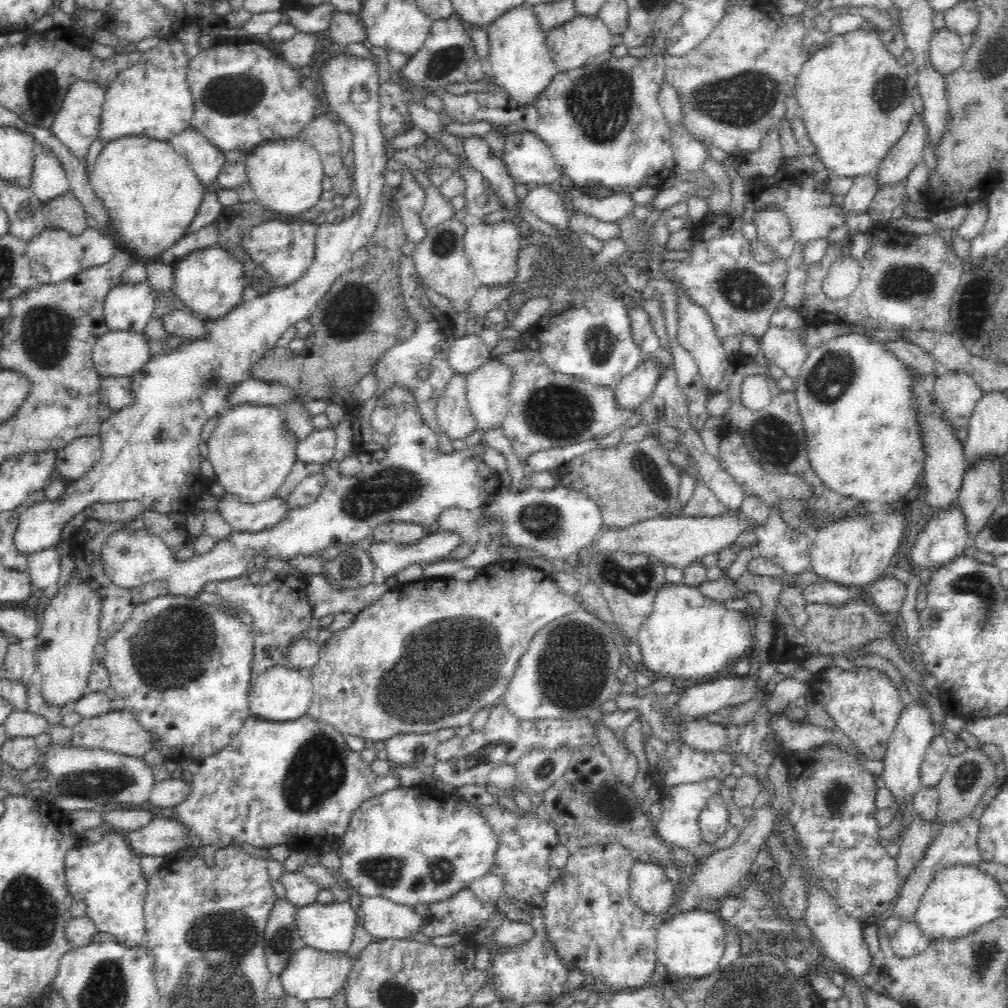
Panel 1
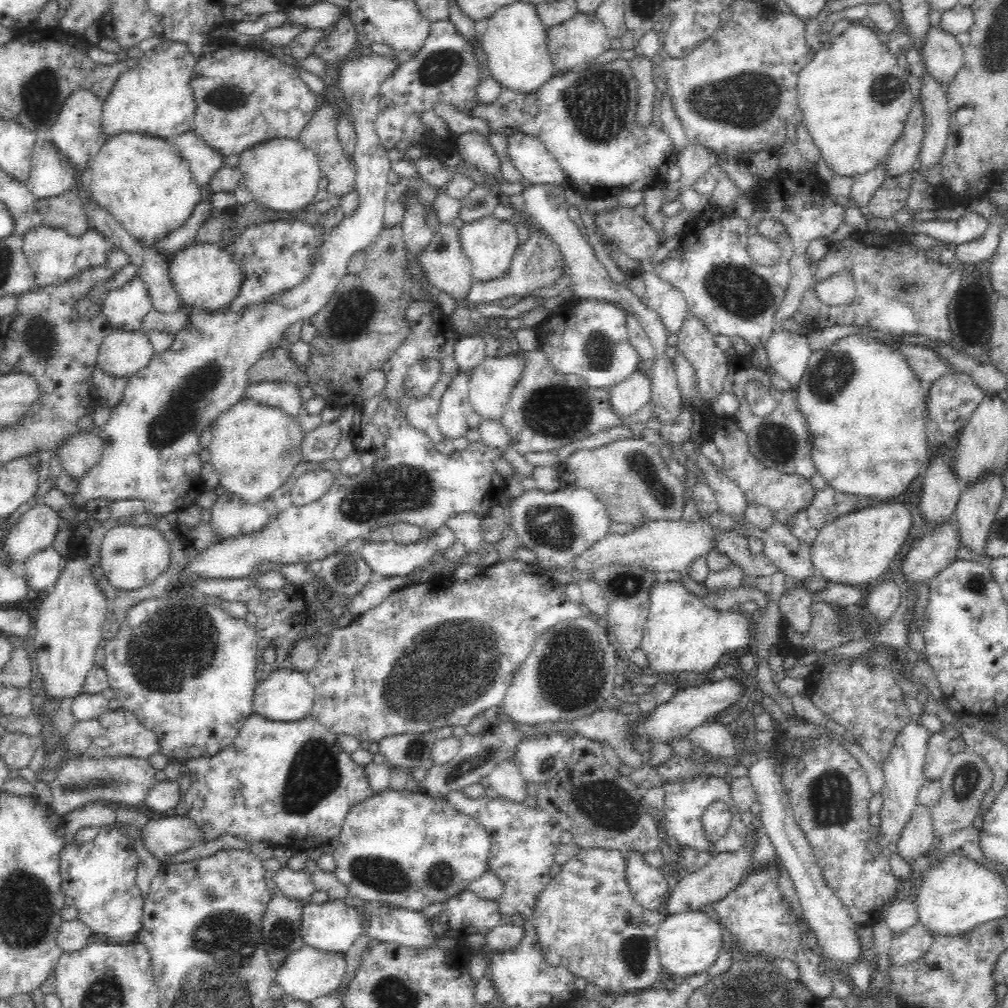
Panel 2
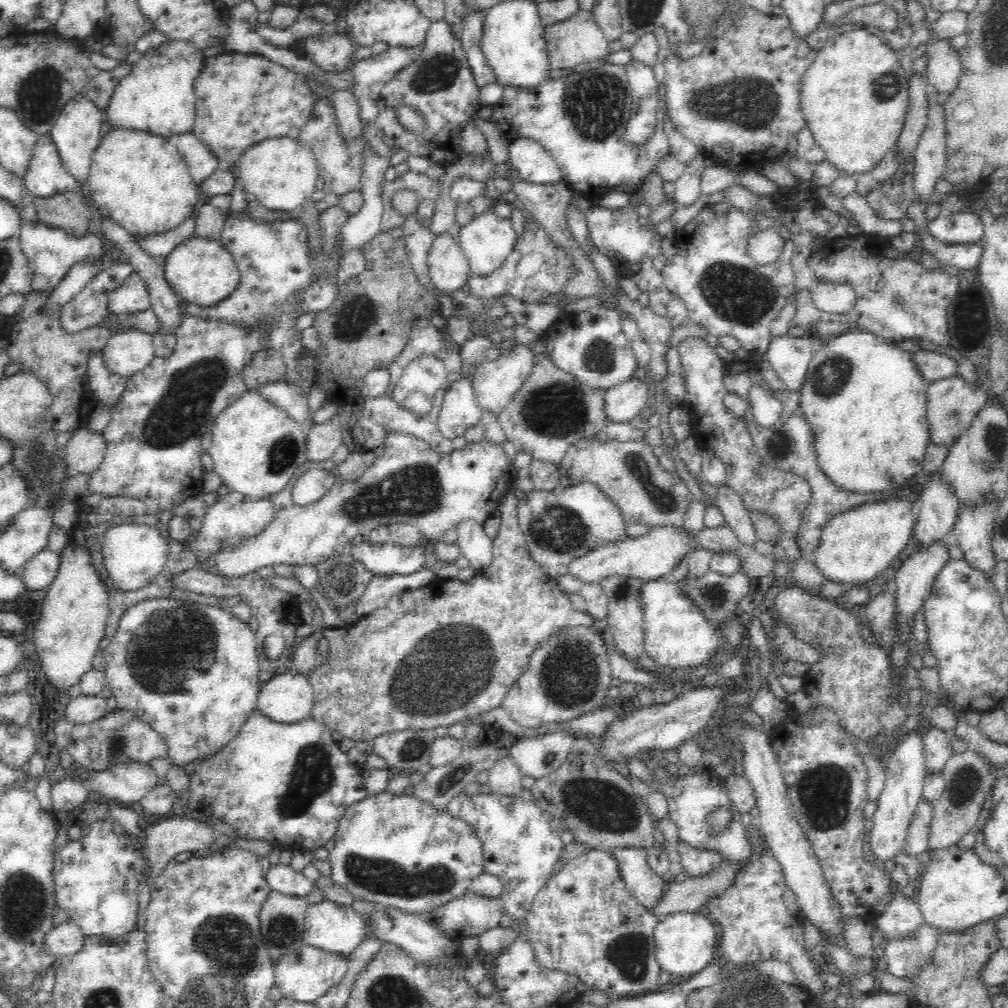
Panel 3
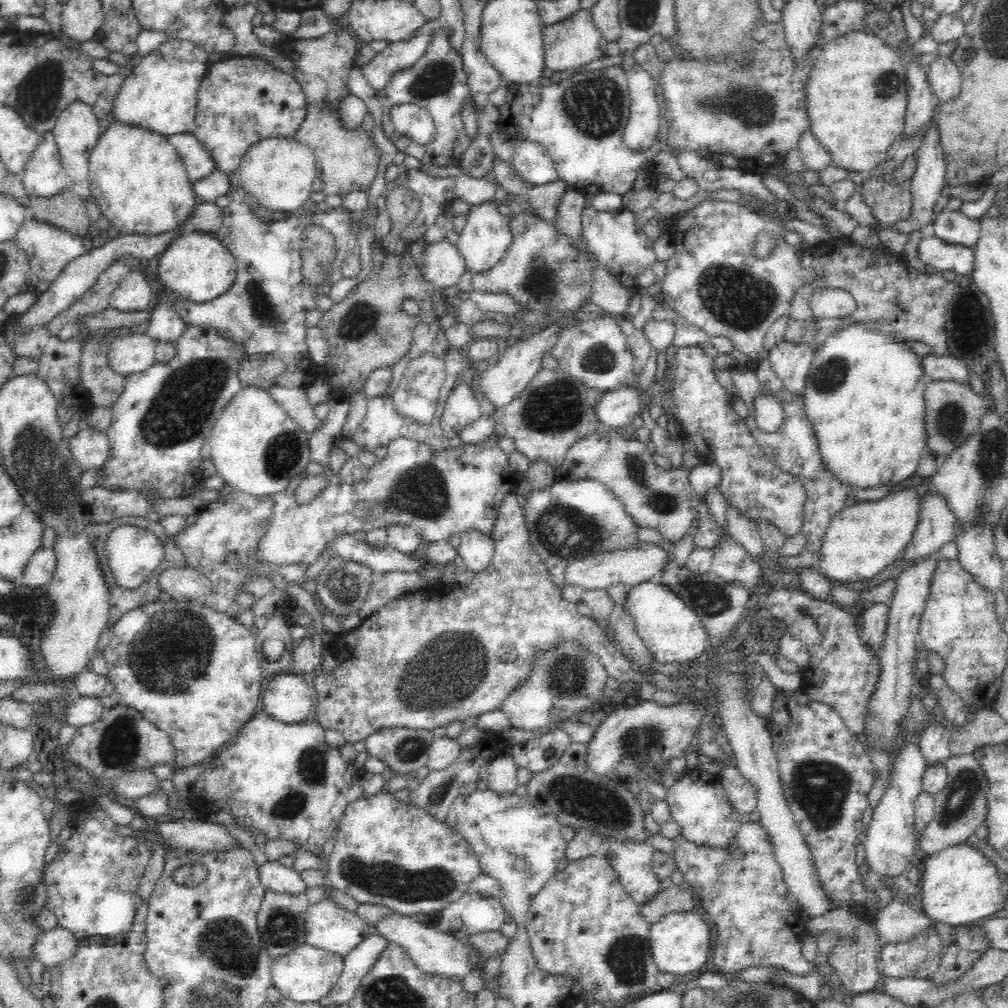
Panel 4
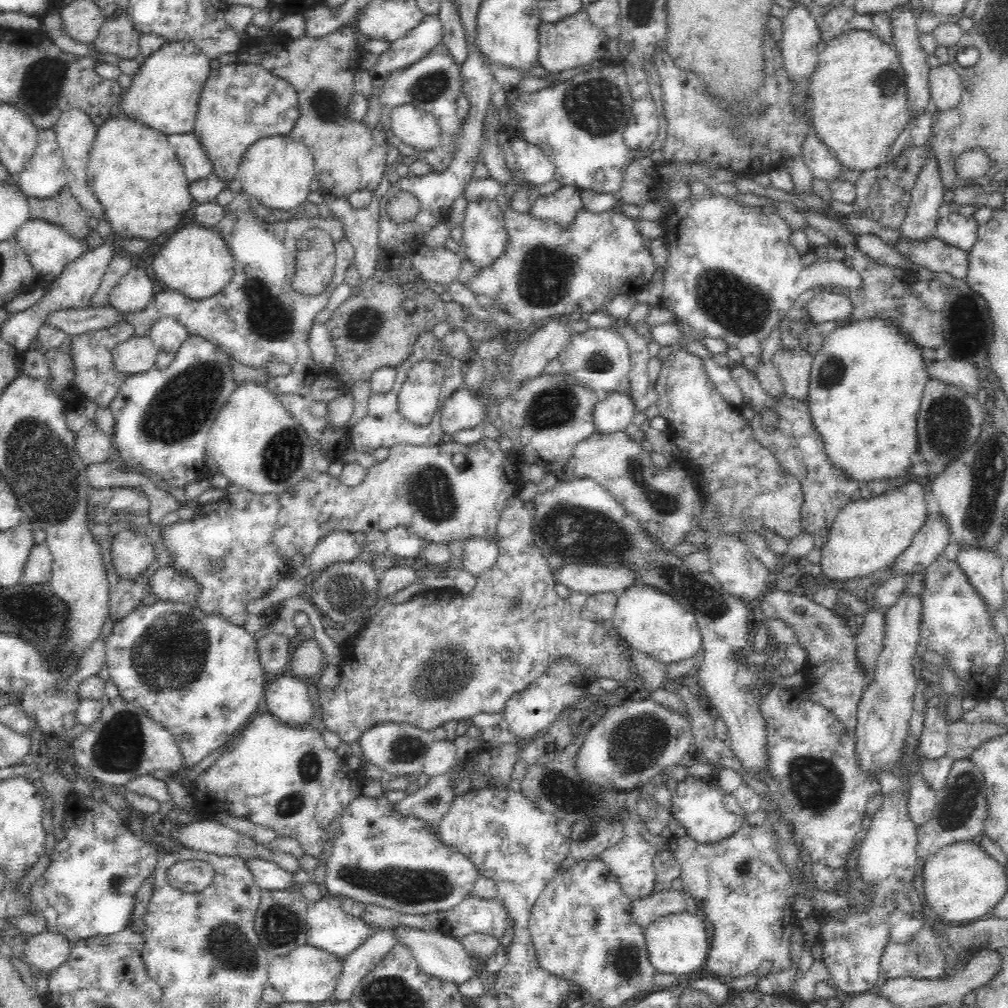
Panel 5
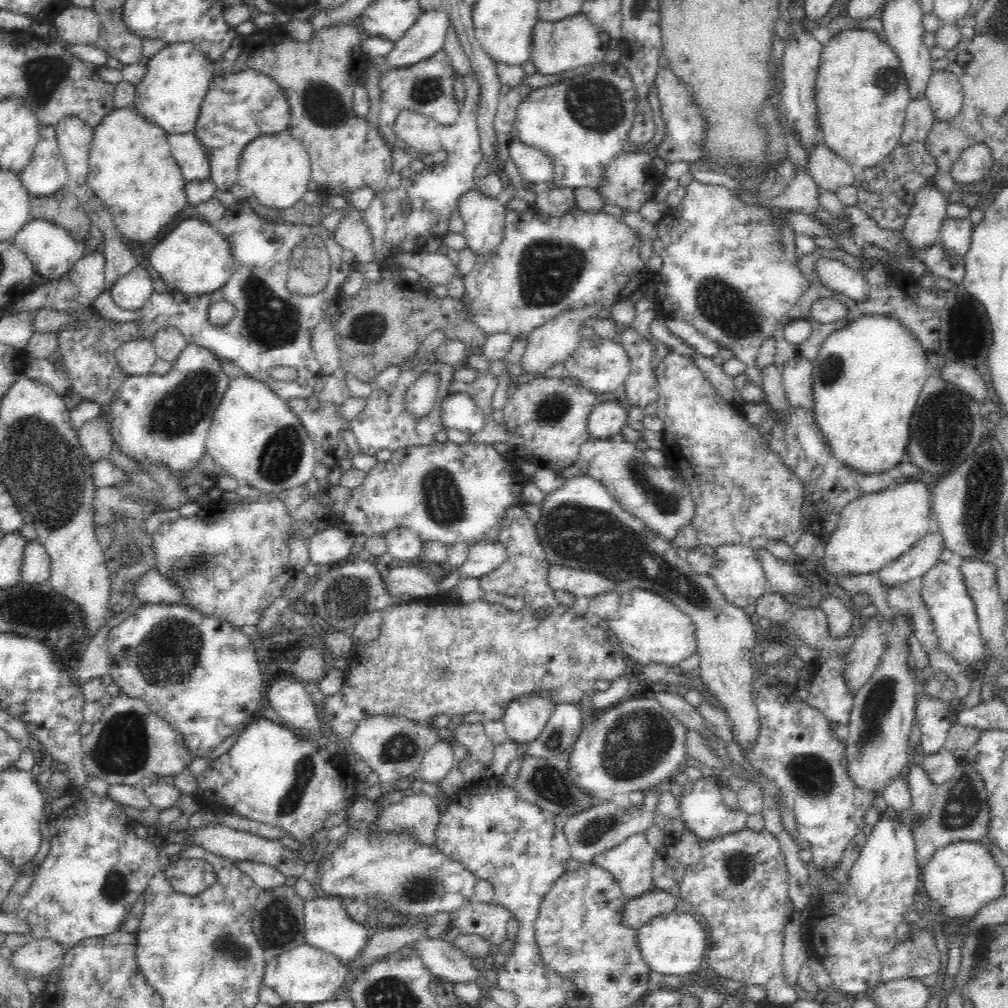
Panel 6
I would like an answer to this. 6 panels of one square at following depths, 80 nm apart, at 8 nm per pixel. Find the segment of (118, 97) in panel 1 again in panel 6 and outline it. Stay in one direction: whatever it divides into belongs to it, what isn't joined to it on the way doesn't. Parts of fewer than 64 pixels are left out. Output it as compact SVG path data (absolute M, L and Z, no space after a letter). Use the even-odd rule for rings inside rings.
M175 42L162 47L146 62L142 80L136 84L131 107L148 122L169 134L186 134L195 130L202 99L214 78L213 60L199 51L193 42Z

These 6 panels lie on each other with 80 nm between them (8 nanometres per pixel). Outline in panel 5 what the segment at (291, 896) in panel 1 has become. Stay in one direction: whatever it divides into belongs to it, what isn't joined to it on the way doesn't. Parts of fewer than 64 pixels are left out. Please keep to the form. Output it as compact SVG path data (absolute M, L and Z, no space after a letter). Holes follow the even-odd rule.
M252 858L247 859L250 871L255 875L258 886L264 890L288 890L297 887L294 882L294 872L283 869L278 863L270 859Z

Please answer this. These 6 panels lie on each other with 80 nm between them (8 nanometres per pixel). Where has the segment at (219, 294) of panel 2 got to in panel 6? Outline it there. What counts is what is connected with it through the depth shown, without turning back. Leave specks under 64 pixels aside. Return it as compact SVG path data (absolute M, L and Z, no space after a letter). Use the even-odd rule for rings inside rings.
M192 213L152 248L149 258L152 268L170 288L194 296L212 294L221 289L230 280L235 268L231 246L224 235Z

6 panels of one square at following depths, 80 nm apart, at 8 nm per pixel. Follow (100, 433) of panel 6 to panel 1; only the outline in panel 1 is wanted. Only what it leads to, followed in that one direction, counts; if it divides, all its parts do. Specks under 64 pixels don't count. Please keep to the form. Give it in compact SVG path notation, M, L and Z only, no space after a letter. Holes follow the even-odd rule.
M95 436L75 438L66 447L57 450L57 470L65 482L83 478L101 458L101 441Z

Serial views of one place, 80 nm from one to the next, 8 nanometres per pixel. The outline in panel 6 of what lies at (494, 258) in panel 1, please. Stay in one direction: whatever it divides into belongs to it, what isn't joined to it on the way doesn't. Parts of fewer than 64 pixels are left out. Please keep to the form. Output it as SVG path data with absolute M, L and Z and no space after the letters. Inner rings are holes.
M475 190L466 192L457 206L466 223L463 230L466 247L478 259L492 256L504 238L506 208L498 199L478 194Z

